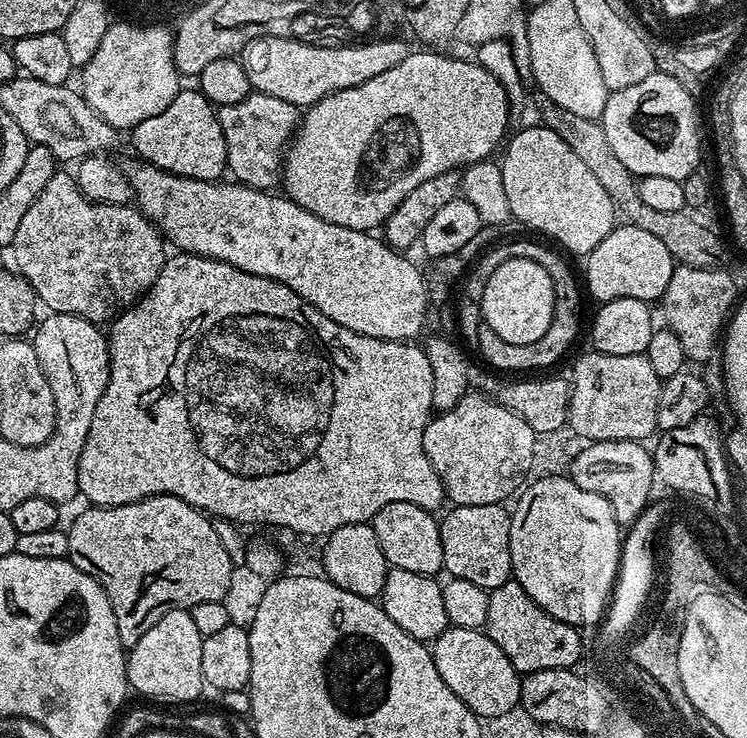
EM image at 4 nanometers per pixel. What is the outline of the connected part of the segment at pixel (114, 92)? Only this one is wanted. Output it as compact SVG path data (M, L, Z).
M111 23L94 58L84 65L80 75L84 100L117 130L131 130L138 122L160 114L182 90L175 39L168 39L162 30L132 30Z

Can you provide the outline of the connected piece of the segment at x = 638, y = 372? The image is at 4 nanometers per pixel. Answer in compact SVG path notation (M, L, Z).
M588 350L585 356L576 360L570 375L568 393L568 423L585 441L594 440L639 440L647 441L651 432L657 431L656 415L658 414L658 394L662 381L650 366L647 355L611 356L595 350Z

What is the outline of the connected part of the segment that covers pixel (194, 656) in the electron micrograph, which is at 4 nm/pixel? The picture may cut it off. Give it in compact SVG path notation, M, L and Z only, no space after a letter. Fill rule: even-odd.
M175 608L142 638L138 638L138 646L127 653L128 687L140 696L149 696L152 700L169 700L172 704L184 704L187 700L196 700L200 691L205 691L204 675L202 674L202 642L204 635L198 630L191 611L186 608Z

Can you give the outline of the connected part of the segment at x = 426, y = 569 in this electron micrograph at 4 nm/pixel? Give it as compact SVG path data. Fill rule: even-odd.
M390 502L390 506L382 506L382 510L378 510L370 523L378 538L378 546L382 546L382 554L386 554L391 567L430 577L435 577L436 571L439 573L443 569L440 520L422 506L414 506L410 502Z

